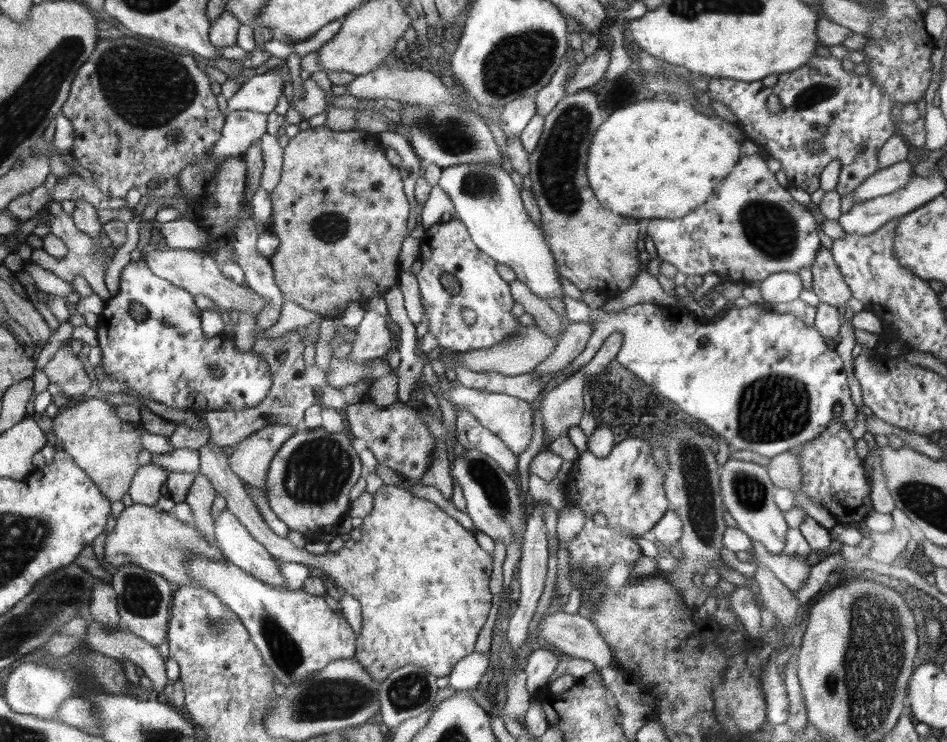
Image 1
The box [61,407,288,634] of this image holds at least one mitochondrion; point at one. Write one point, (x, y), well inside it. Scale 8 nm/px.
(140, 595)

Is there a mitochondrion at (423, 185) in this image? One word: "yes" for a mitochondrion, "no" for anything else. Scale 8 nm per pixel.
no

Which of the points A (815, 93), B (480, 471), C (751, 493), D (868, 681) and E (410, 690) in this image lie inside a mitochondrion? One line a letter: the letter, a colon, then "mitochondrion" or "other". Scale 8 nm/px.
A: mitochondrion
B: mitochondrion
C: mitochondrion
D: mitochondrion
E: mitochondrion

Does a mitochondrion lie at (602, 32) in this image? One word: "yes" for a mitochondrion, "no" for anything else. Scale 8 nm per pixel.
no

